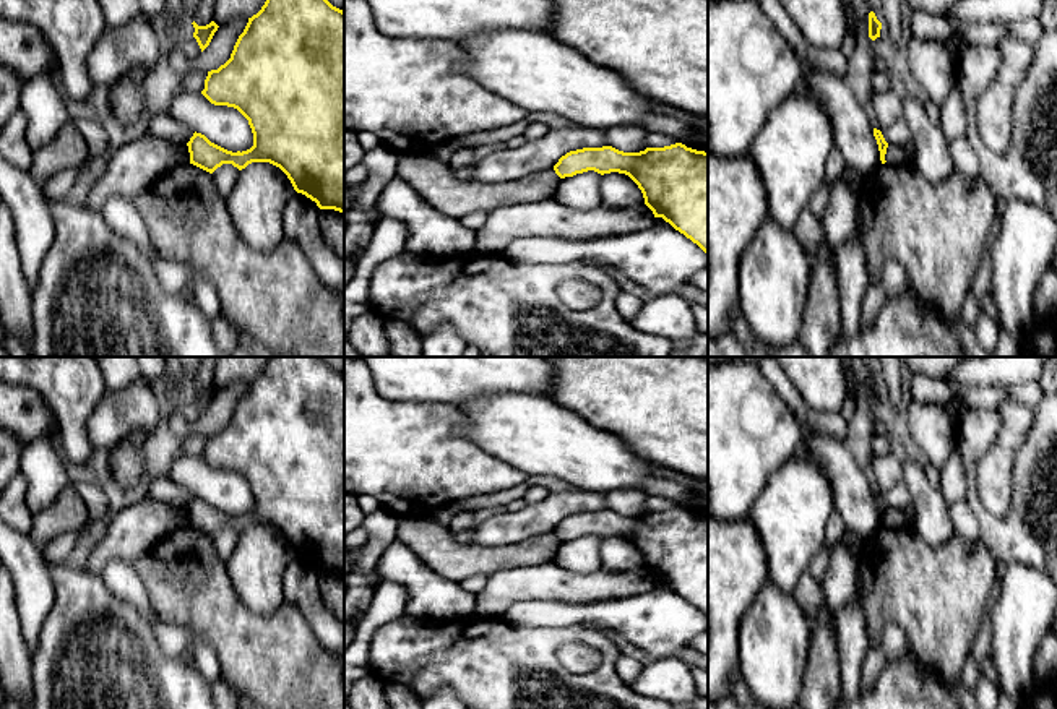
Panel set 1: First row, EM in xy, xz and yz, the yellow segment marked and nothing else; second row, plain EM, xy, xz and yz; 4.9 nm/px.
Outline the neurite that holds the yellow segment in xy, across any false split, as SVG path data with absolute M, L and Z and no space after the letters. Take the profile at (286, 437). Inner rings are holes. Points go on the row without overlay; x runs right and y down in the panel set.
M270 357L261 373L248 381L244 396L239 399L231 422L218 433L208 435L201 458L214 469L237 472L247 483L253 496L253 509L247 514L227 514L211 506L205 498L193 496L187 506L190 527L213 537L222 527L232 527L239 534L252 526L270 526L279 531L291 544L297 556L305 558L317 566L320 573L334 573L344 576L344 375L333 370L321 357Z

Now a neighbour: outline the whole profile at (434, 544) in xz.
M432 516L399 519L396 539L430 569L453 582L515 566L550 563L562 544L549 532L505 547L466 545L456 542L450 527L438 524Z

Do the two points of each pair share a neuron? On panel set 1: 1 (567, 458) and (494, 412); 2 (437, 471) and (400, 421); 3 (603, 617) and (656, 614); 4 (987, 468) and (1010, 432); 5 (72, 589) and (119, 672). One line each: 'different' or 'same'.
1: same
2: same
3: same
4: same
5: same

